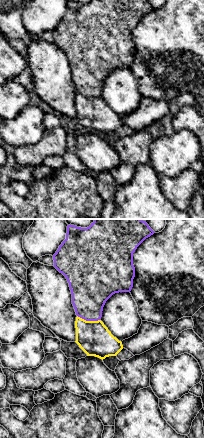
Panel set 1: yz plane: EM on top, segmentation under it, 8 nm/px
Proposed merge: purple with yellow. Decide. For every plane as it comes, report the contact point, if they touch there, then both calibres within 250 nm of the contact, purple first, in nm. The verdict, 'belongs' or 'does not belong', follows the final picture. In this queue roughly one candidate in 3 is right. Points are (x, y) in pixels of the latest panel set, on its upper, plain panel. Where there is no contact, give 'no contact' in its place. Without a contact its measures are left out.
contact (89, 96); calibres 320 and 280 nm

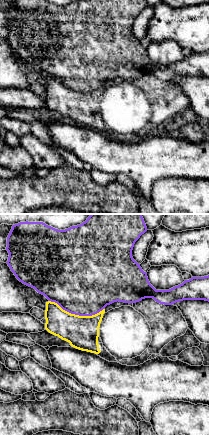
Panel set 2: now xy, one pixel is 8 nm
contact (76, 90); calibres 500 and 260 nm

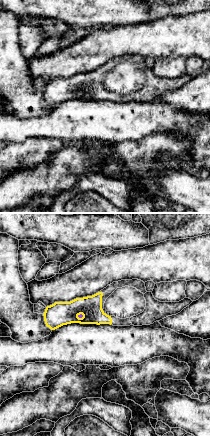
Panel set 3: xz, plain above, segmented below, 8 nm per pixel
contact (80, 90); calibres 30 and 190 nm

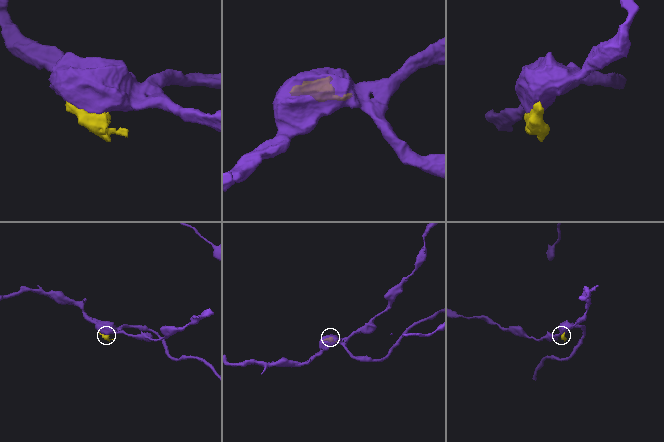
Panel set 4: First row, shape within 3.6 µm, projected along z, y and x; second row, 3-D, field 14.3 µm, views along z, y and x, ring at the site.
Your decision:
does not belong

